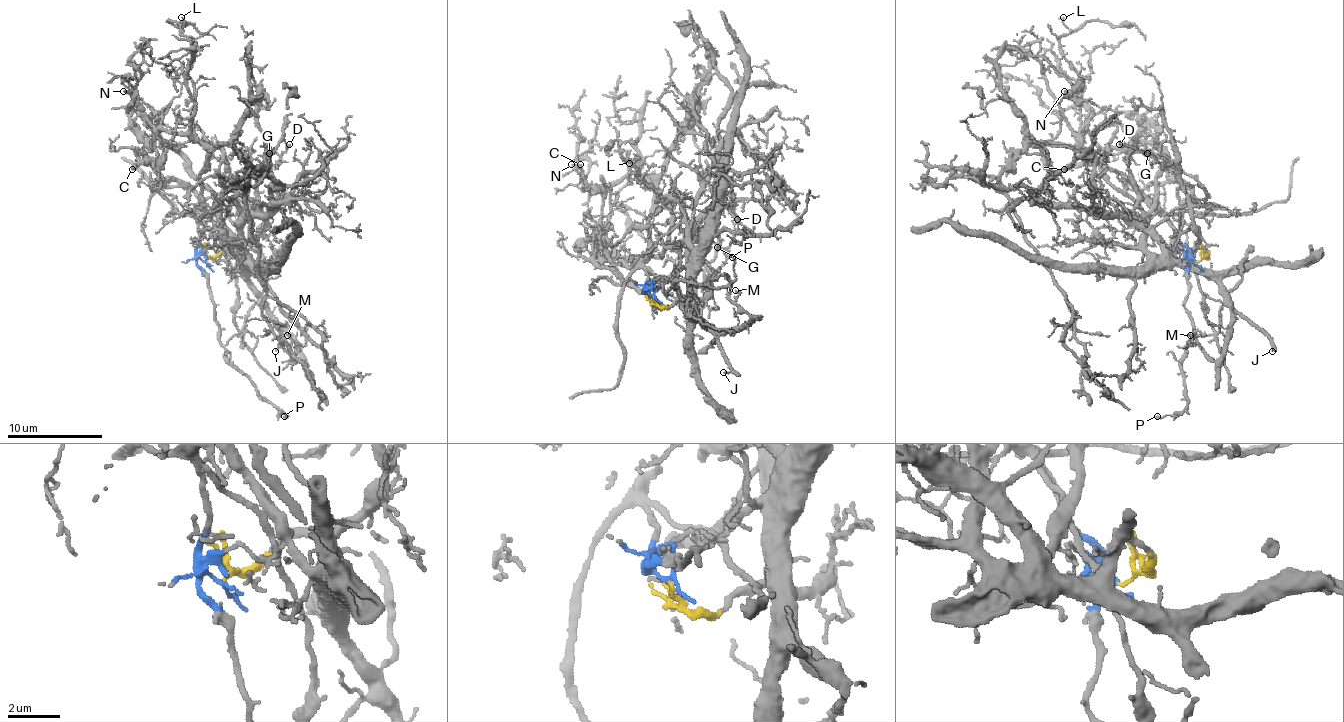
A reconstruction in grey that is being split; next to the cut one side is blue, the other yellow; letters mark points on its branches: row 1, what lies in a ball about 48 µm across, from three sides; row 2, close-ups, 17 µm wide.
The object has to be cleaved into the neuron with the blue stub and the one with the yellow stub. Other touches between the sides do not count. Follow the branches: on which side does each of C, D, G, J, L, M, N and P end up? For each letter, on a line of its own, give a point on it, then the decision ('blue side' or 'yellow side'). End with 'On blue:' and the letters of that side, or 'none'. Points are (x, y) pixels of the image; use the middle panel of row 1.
C: place (580, 164); blue side
D: place (737, 219); yellow side
G: place (717, 247); yellow side
J: place (723, 372); yellow side
L: place (629, 163); blue side
M: place (735, 290); yellow side
N: place (571, 164); blue side
P: place (732, 257); blue side
On blue: C, L, N, P

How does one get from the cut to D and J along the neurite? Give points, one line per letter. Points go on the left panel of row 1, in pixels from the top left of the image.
D: (206, 261), (229, 244), (248, 242), (256, 235), (263, 221), (258, 192), (263, 168), (277, 161), (289, 145)
J: (206, 261), (229, 244), (237, 244), (241, 251), (241, 275), (268, 311), (284, 342), (275, 351)

